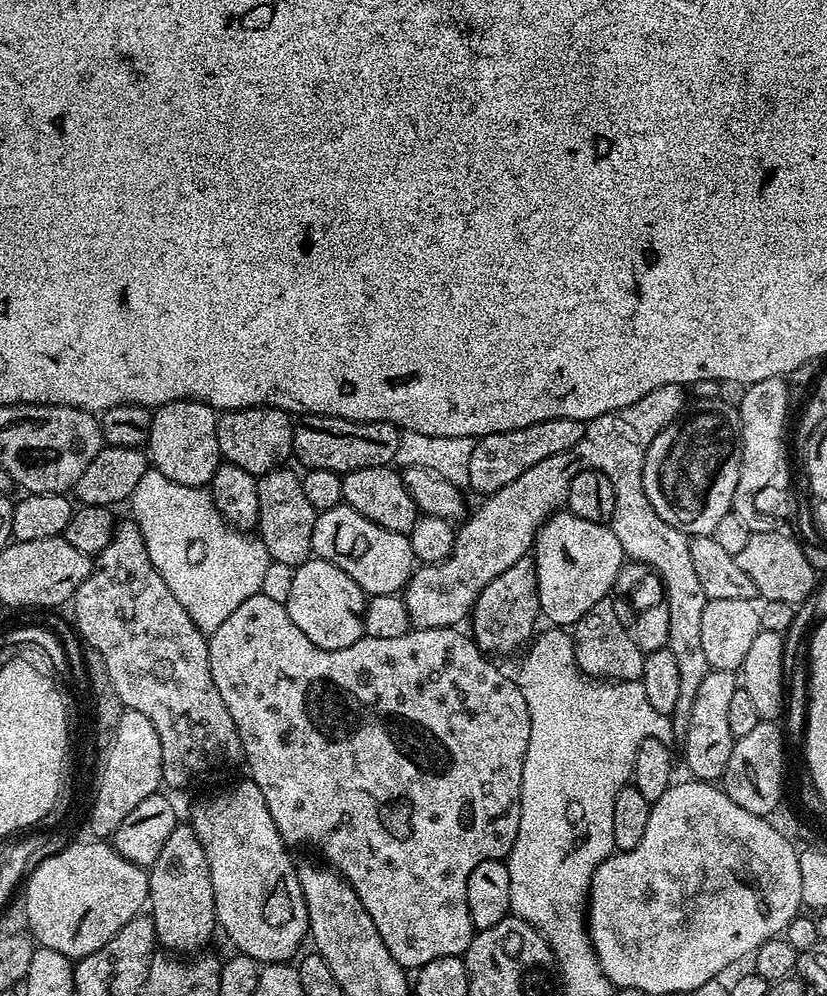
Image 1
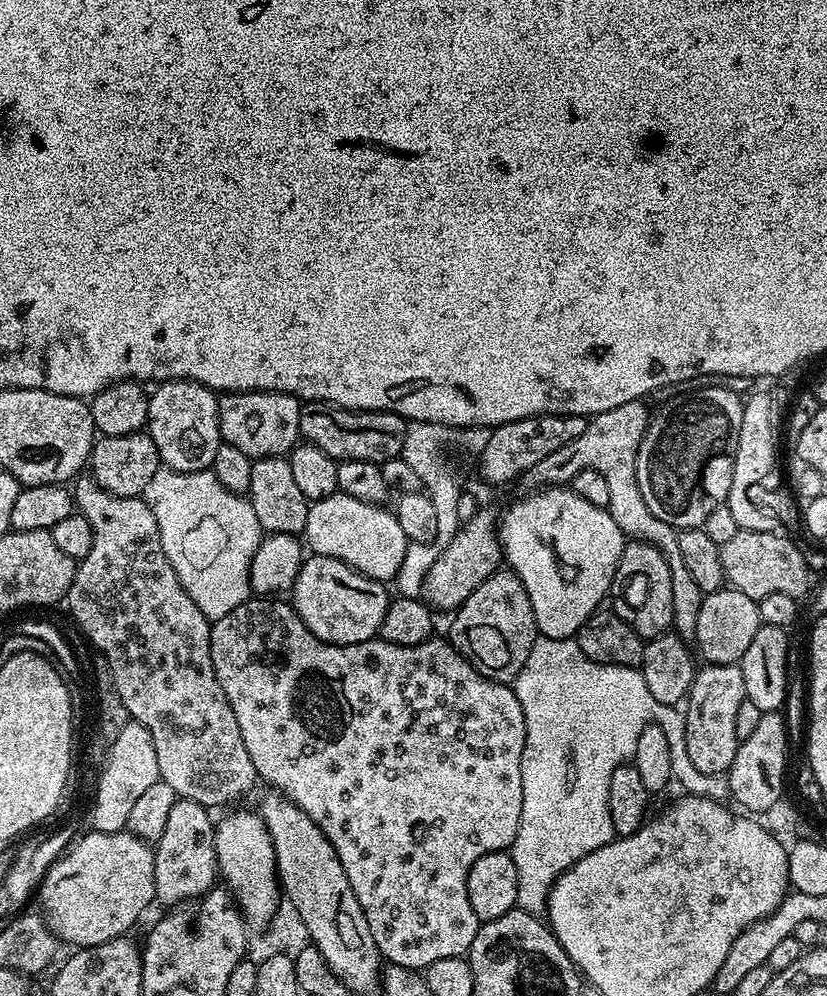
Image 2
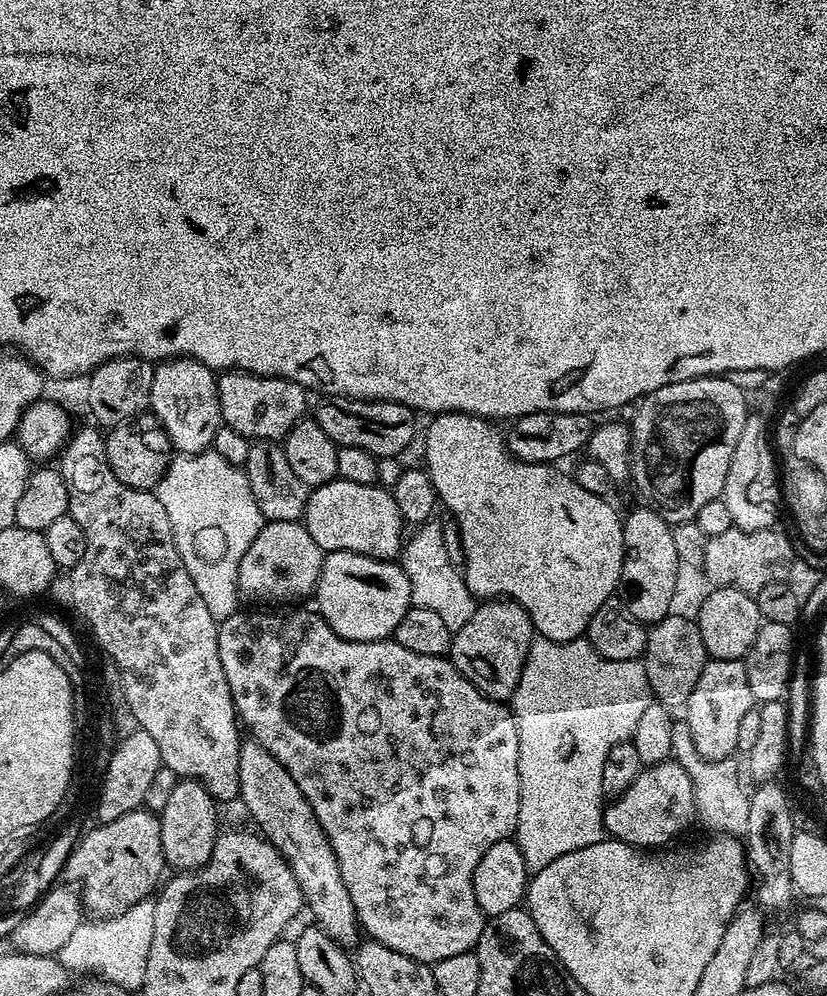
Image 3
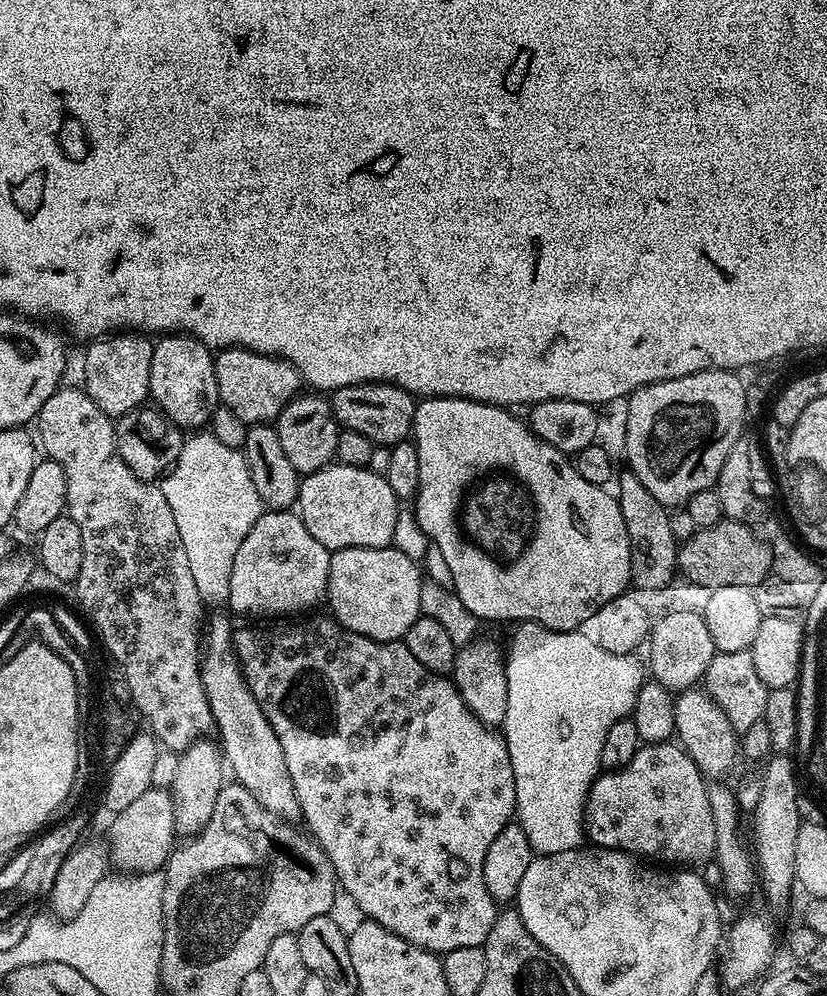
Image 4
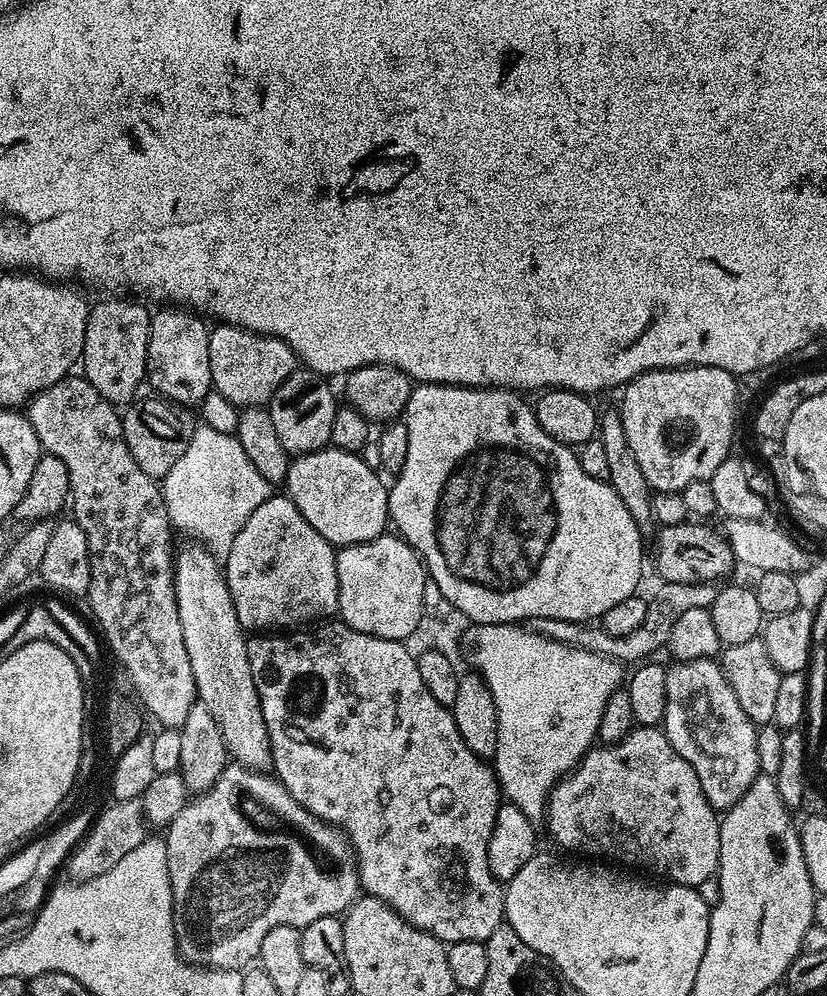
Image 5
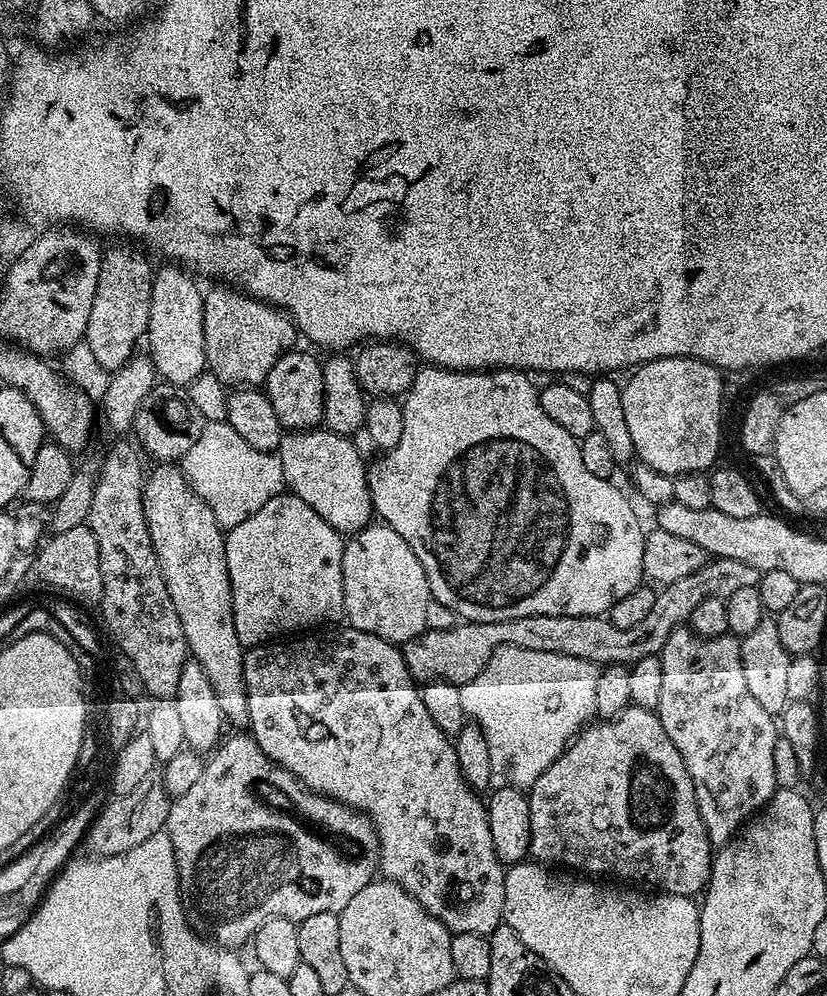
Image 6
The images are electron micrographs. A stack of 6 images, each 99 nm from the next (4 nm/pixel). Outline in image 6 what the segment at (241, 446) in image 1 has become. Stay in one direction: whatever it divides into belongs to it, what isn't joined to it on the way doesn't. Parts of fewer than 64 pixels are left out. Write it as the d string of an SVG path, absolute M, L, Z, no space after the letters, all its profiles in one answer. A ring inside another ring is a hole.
M231 286L207 289L204 292L204 341L206 342L207 371L213 372L225 386L237 388L255 388L267 381L270 370L274 370L274 362L280 355L297 347L298 333L296 323L288 313L256 300L247 292L239 291Z

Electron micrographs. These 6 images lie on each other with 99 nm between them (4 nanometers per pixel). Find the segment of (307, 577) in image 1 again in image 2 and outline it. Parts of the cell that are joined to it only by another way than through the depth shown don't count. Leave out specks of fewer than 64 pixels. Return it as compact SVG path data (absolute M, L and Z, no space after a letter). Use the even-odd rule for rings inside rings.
M315 554L309 555L300 567L300 573L290 589L290 603L302 622L320 640L328 644L361 644L373 639L382 626L382 618L386 618L390 593L385 585L378 580L366 578L358 570L346 566L346 562L338 562L338 558L326 558Z

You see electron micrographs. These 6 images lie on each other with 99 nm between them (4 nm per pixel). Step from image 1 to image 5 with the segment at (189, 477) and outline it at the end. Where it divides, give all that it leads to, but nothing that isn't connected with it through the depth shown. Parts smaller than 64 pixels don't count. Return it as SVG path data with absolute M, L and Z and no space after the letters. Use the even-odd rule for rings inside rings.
M164 306L161 309L161 312L151 313L147 383L152 383L160 391L157 393L173 404L198 406L206 394L213 391L209 325L204 325L197 313L183 306Z

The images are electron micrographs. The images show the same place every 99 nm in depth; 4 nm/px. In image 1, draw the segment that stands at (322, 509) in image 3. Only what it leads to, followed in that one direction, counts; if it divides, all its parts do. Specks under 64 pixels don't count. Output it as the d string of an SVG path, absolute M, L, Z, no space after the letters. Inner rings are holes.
M343 502L317 515L312 550L319 559L350 574L368 596L397 595L407 586L418 564L411 539L405 533L386 530L370 518L362 518L358 510Z

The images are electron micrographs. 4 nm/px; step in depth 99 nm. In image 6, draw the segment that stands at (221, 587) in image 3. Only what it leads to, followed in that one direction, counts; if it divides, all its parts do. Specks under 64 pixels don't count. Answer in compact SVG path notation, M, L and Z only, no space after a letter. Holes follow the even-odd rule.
M226 422L205 423L198 442L186 450L182 471L189 486L206 502L220 527L227 530L246 522L254 510L262 510L270 498L281 495L286 485L282 462L276 452L254 450Z

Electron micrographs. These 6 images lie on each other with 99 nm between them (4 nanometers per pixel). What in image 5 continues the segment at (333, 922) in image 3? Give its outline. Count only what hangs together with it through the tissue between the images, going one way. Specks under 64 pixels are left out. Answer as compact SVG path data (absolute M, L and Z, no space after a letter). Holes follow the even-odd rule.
M188 543L192 544L186 545L185 548L177 547L174 552L174 567L176 569L174 590L178 598L178 618L182 618L182 639L186 642L186 654L190 654L190 670L194 670L194 682L196 683L199 703L204 704L210 710L210 714L213 715L214 722L218 722L218 730L222 730L222 742L226 742L229 757L235 763L242 764L245 768L250 768L254 772L267 773L272 768L272 747L270 746L270 734L266 730L266 718L262 718L262 702L258 698L258 686L254 686L254 674L250 674L246 629L238 622L238 614L234 614L234 598L230 598L230 590L228 589L228 583L224 580L221 561L199 543Z

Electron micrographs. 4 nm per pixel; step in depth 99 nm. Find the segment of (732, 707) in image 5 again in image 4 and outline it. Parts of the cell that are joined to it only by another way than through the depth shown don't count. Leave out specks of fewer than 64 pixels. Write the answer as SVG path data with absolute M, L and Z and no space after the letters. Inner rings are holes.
M700 686L684 689L675 697L675 701L675 739L684 752L690 754L690 758L704 777L712 782L723 781L723 776L735 766L740 756L738 733L734 730L734 726L730 726L730 718L726 718L724 711Z

